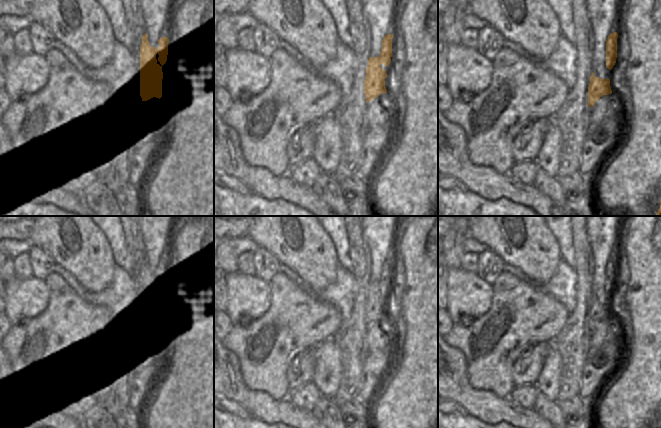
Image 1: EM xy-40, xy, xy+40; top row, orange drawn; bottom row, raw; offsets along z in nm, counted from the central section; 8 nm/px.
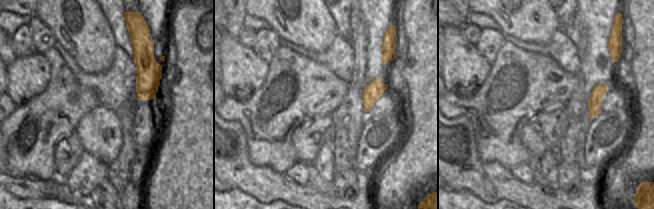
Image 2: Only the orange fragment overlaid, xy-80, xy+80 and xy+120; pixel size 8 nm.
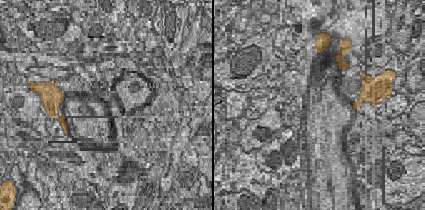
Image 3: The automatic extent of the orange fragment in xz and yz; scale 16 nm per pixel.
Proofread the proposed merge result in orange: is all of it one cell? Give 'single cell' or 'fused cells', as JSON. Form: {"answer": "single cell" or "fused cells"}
{"answer": "single cell"}

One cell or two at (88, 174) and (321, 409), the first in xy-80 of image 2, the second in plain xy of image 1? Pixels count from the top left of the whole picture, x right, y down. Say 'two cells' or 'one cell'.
two cells

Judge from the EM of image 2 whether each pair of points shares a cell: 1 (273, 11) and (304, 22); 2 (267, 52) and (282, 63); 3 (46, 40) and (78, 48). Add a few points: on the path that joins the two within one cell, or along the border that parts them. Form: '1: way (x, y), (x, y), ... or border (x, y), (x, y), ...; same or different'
1: way (281, 15), (285, 19), (296, 19); same
2: border (279, 45), (268, 62); different
3: border (42, 21), (51, 31), (56, 41); different

